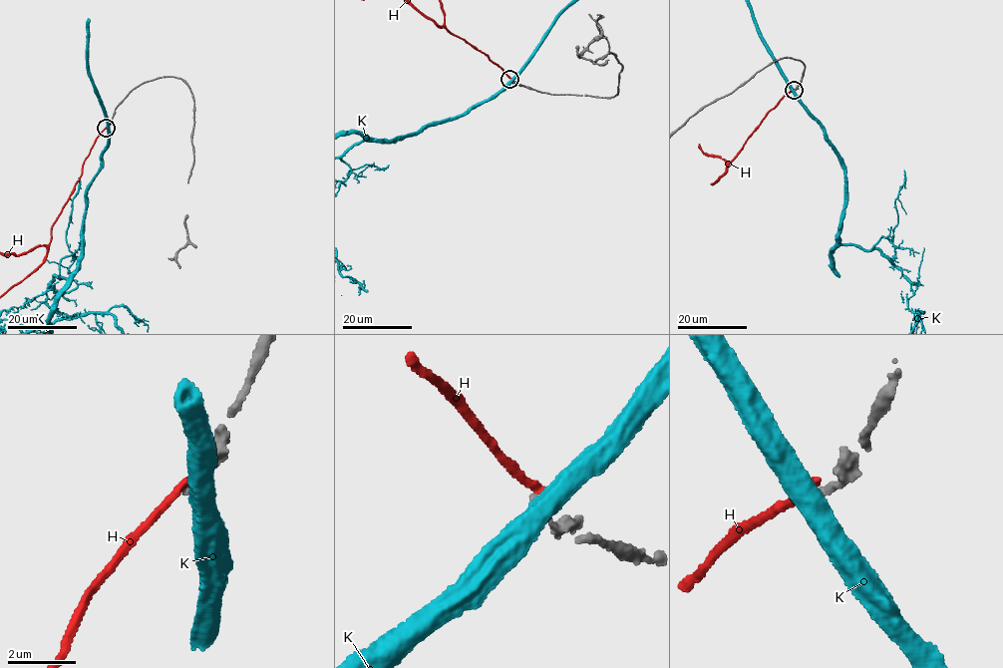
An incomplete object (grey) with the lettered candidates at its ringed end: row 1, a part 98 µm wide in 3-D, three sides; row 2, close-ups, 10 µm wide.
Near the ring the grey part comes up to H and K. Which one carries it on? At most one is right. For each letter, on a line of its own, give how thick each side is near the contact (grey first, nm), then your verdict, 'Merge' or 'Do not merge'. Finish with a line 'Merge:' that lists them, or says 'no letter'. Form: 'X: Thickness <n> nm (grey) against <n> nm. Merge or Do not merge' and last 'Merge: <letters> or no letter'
H: Thickness 220 nm (grey) against 240 nm. Do not merge
K: Thickness 240 nm (grey) against 550 nm. Do not merge
Merge: no letter

